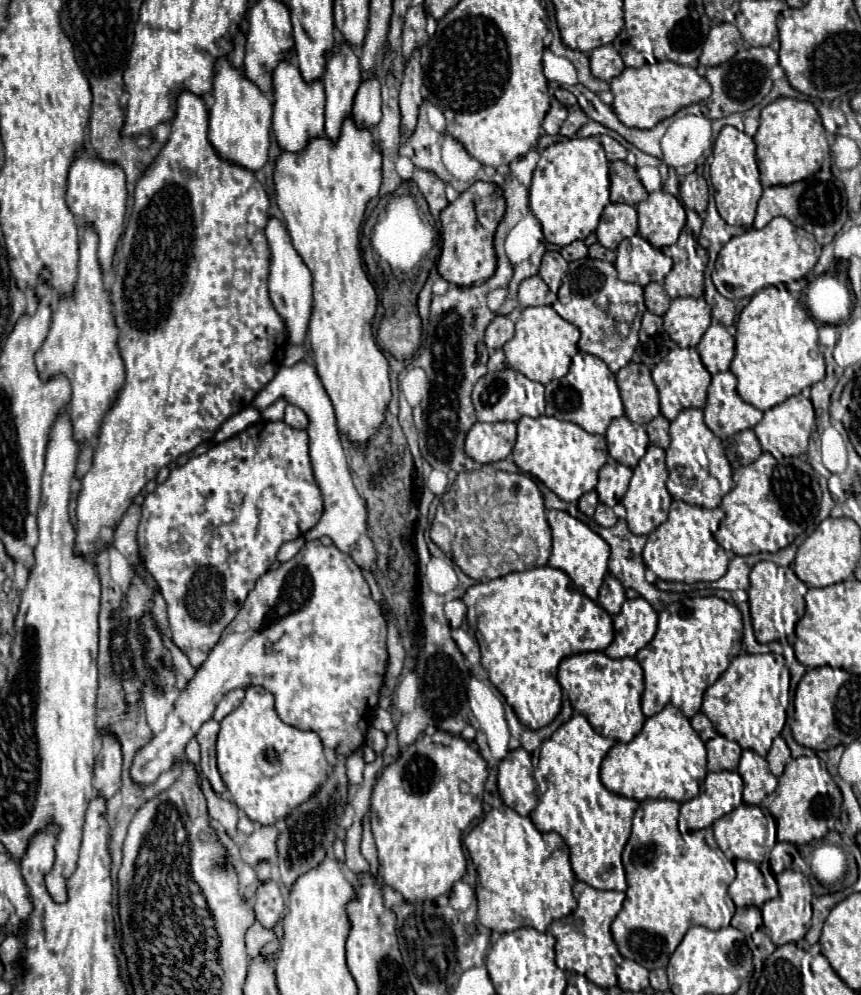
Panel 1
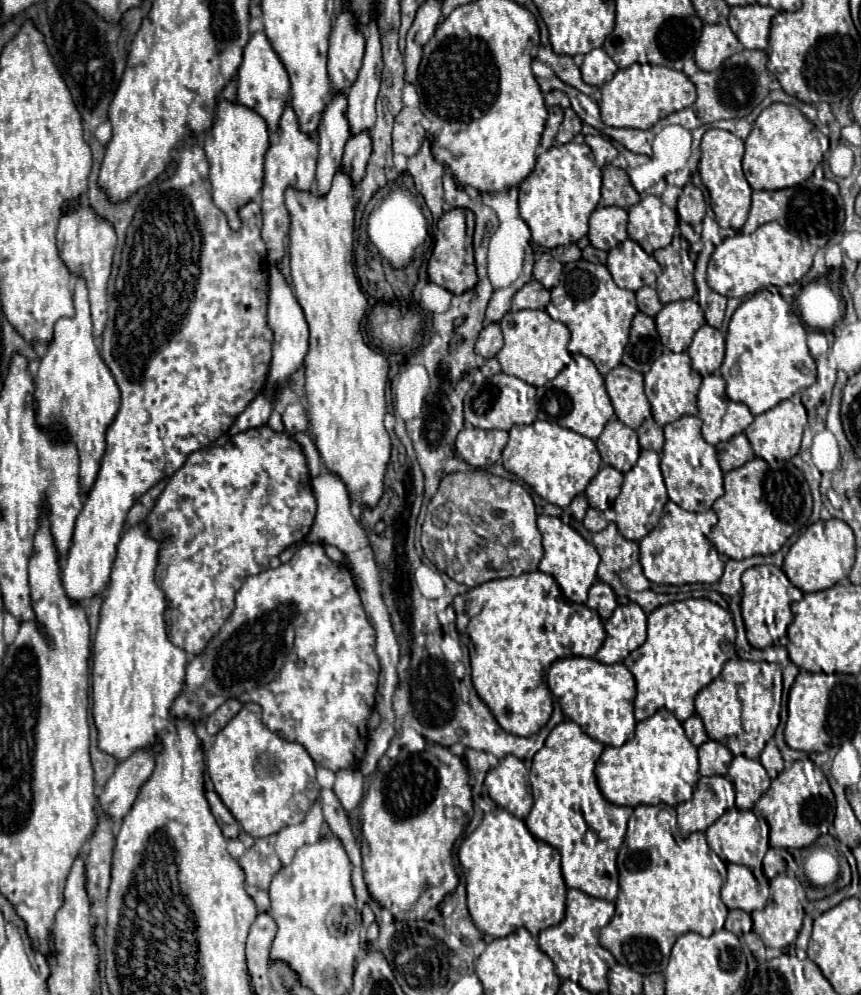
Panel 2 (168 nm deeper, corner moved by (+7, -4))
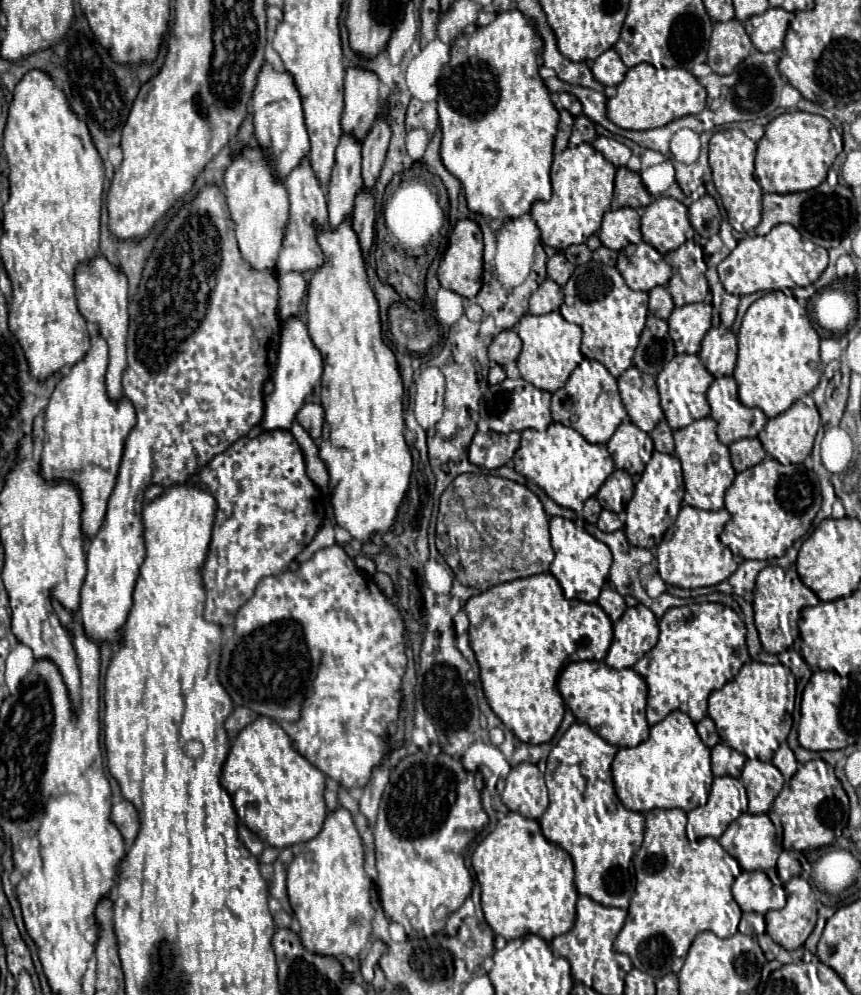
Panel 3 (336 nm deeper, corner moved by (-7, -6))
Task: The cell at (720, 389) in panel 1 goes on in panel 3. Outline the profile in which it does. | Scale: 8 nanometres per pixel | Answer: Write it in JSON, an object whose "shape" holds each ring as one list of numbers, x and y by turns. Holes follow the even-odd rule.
{"shape":[[732,376,716,378,710,384,706,398,712,408,710,416,718,422,718,440,726,446,742,438,758,436,768,422,760,408,748,408,740,402,738,386]]}

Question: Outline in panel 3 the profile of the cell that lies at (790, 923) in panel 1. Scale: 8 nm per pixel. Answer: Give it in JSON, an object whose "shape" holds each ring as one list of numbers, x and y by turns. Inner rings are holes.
{"shape":[[794,876,786,890,786,906,780,910,770,910,766,918,768,936,786,950,800,948,816,926,816,894,808,880]]}

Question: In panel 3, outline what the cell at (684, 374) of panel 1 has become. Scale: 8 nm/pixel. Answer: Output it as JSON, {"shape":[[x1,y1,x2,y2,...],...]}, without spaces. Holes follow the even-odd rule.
{"shape":[[676,354,662,368,662,372,656,378,656,384,658,384,660,404,662,404,664,416,666,416,672,430,684,428,684,426,692,424,694,420,706,418,710,414,706,392,708,392,712,382,714,382,714,376,704,368,704,364,700,362,700,358,696,354]]}

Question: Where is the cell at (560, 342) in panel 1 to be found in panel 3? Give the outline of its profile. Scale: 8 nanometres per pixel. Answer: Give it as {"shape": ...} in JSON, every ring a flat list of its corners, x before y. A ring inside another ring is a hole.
{"shape":[[550,312,542,316,524,314,518,322,518,336,522,340,522,352,516,362,518,370,526,382,532,382,540,390,556,392,558,388,562,388,572,370,584,360,580,352,582,328,566,322,560,312]]}

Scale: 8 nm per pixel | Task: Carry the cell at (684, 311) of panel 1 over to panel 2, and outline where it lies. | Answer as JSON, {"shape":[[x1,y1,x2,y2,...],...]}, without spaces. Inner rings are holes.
{"shape":[[678,300,664,304,656,314,656,328,664,348,672,352,686,352,692,344,694,332,704,324,704,312,694,300]]}

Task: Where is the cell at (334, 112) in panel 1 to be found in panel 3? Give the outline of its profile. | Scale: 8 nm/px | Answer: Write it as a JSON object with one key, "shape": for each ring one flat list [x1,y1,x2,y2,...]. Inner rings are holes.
{"shape":[[342,134,342,140,336,148,336,164,328,184,330,228,338,228,344,220,352,218,354,198,360,188,360,142,356,142,350,134]]}

